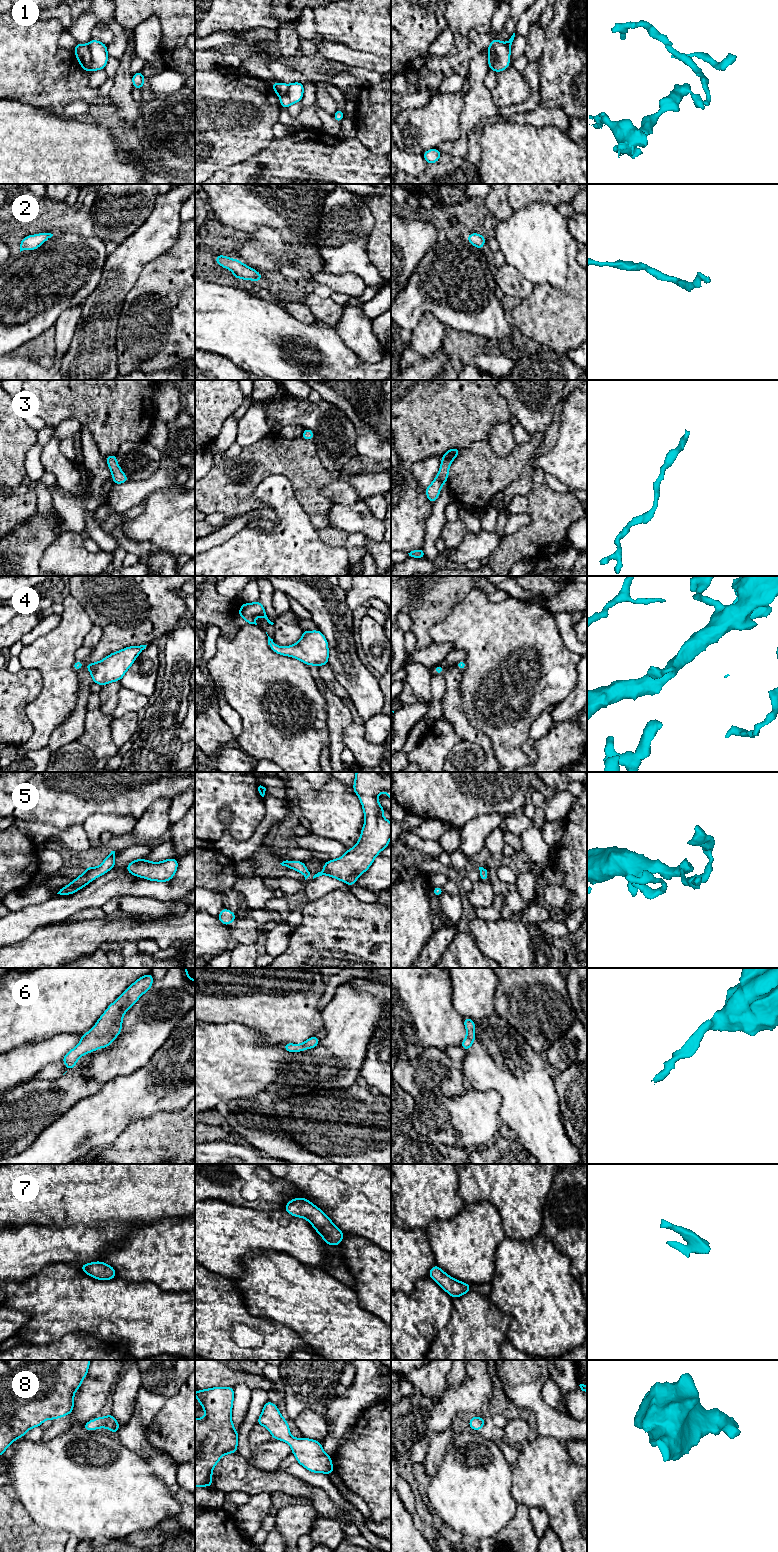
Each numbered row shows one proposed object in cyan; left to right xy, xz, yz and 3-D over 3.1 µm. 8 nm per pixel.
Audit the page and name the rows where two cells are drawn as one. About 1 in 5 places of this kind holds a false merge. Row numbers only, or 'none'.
1

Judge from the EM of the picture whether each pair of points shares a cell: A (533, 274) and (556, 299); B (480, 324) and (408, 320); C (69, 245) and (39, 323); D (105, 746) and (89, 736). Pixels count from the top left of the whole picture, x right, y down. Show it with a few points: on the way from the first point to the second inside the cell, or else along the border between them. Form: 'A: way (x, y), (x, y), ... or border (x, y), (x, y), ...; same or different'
A: border (565, 281), (561, 286), (534, 285); different
B: way (462, 314), (455, 314), (446, 308), (426, 308); same
C: way (67, 264), (41, 290), (39, 304); same
D: way (101, 743), (93, 737); same

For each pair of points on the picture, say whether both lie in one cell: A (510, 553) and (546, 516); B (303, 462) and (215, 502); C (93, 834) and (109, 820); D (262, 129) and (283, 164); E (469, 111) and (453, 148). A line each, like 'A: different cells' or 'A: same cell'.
A: same cell
B: same cell
C: same cell
D: different cells
E: same cell

